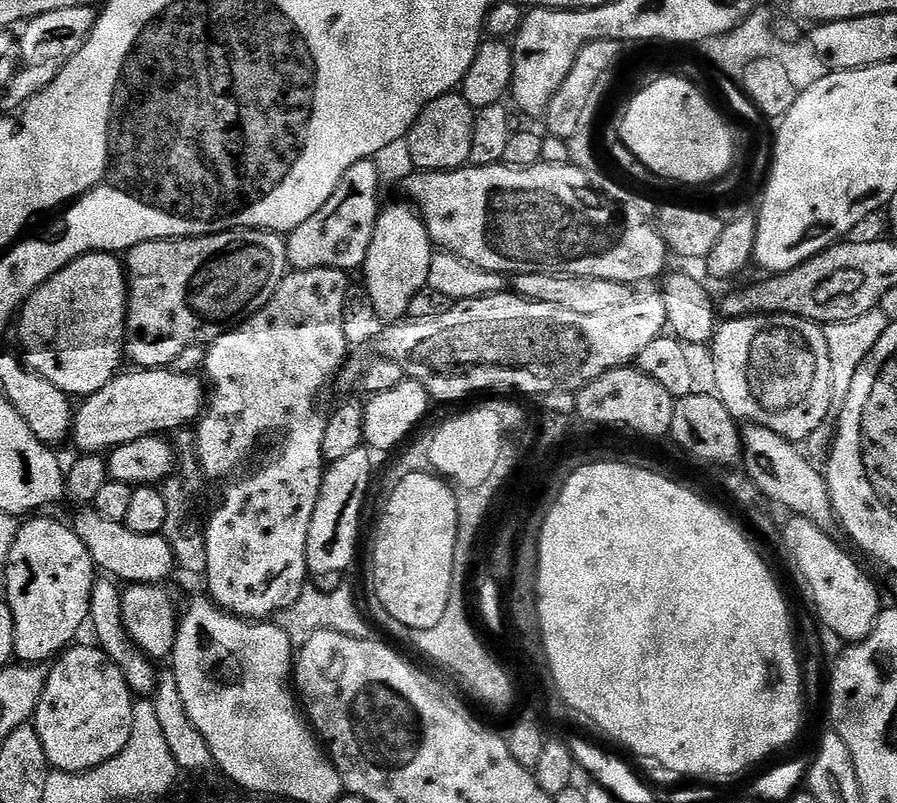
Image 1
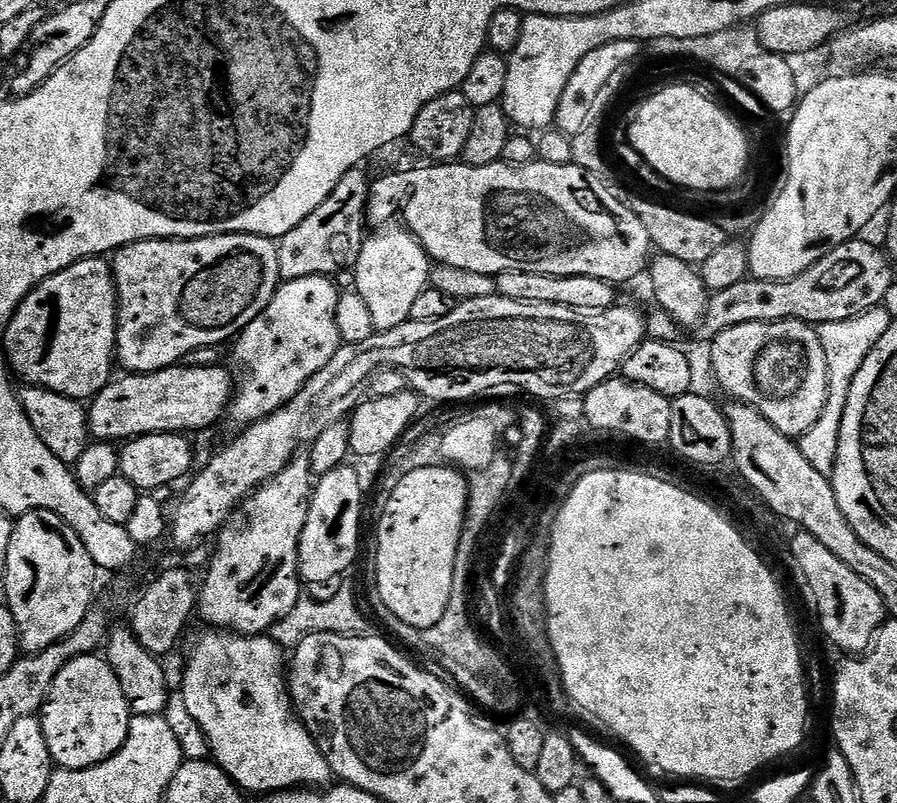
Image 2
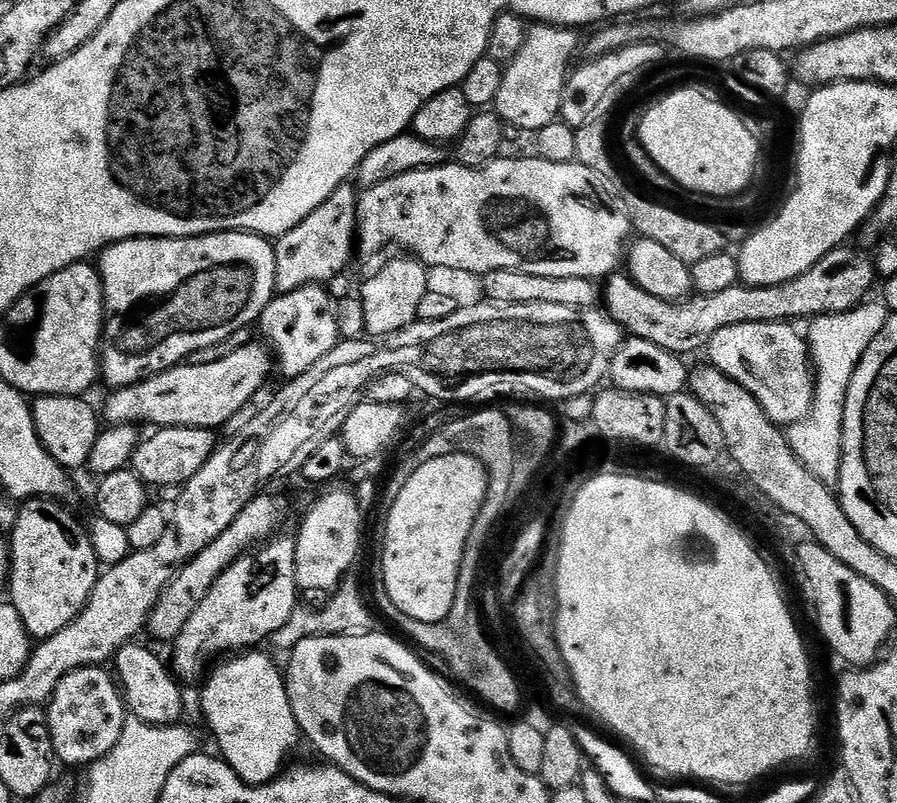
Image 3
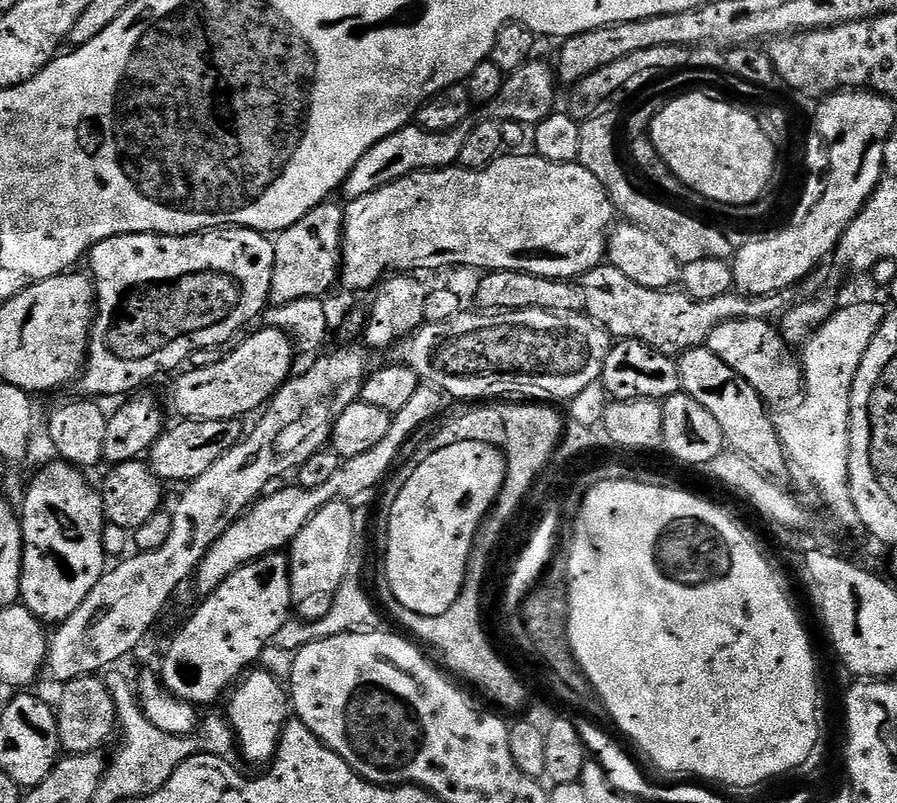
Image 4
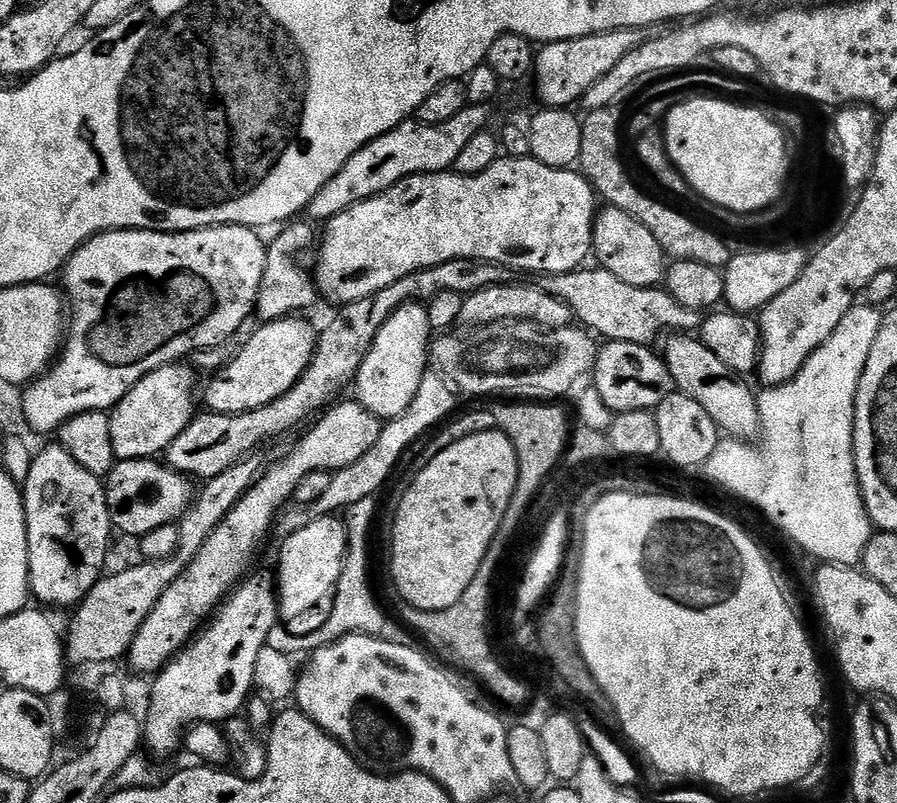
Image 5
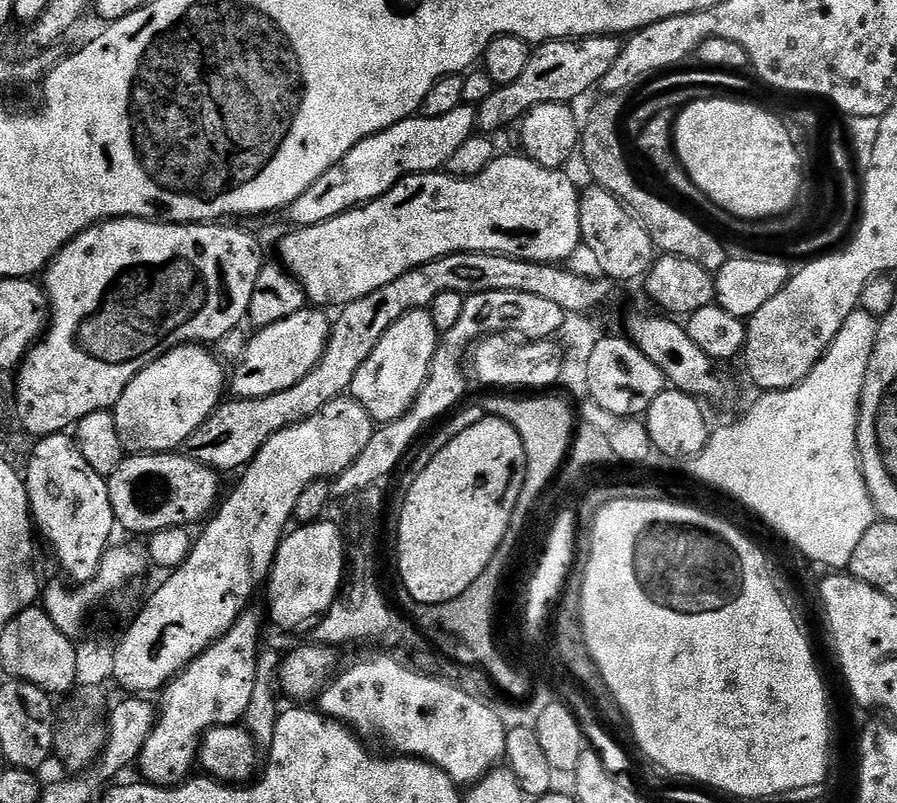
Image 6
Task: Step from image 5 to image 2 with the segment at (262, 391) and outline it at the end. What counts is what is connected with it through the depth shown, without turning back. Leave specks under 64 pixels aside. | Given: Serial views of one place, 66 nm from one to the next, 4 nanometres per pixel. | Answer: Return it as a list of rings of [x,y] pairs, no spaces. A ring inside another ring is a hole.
[[[173,366],[157,372],[124,374],[121,375],[121,380],[113,379],[90,401],[88,408],[89,433],[100,442],[127,442],[133,440],[135,436],[158,434],[159,432],[193,434],[192,432],[200,432],[203,428],[214,427],[220,419],[223,421],[234,395],[231,374],[226,369],[220,368],[221,366],[184,367]]]

